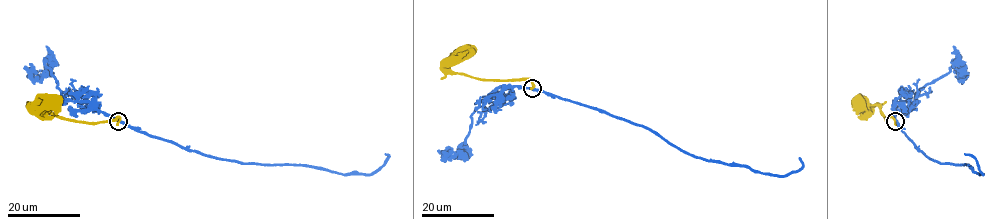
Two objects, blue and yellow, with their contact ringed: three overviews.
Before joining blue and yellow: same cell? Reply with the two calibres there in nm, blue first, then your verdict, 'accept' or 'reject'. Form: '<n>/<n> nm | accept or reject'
360/360 nm | reject

